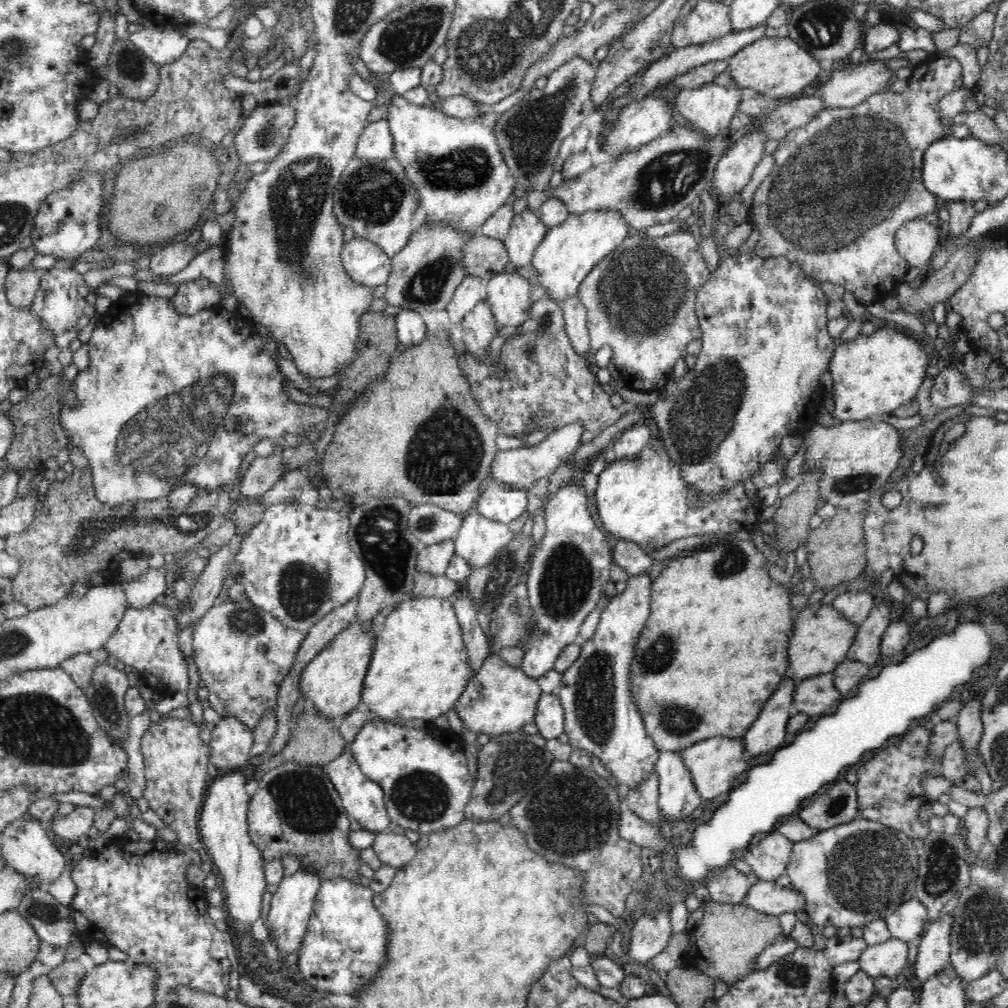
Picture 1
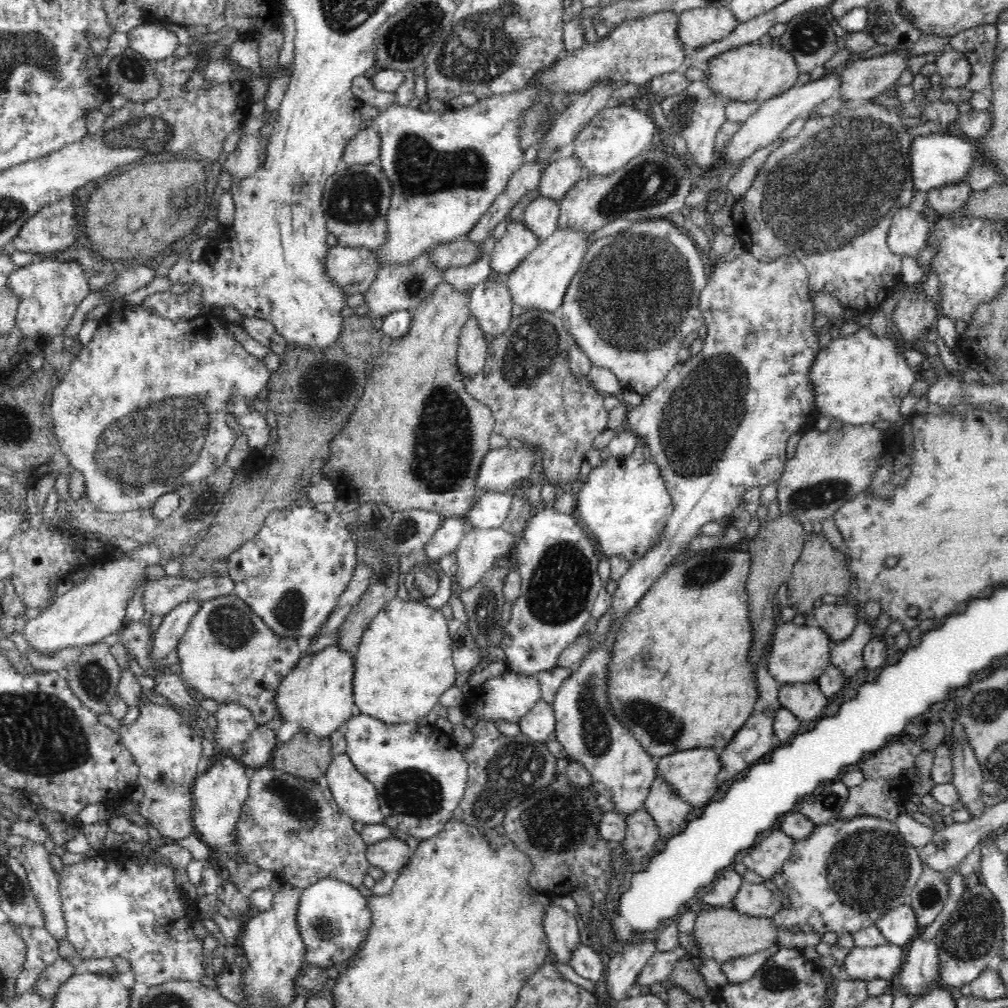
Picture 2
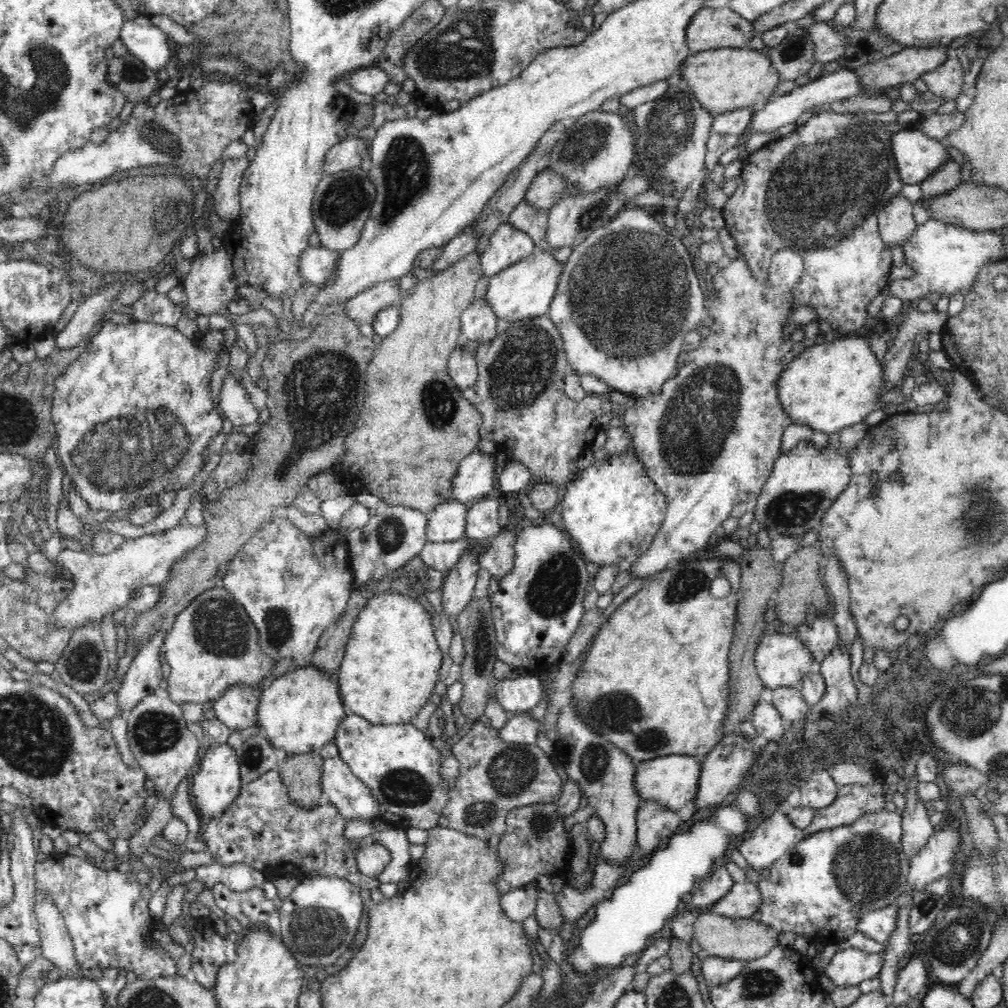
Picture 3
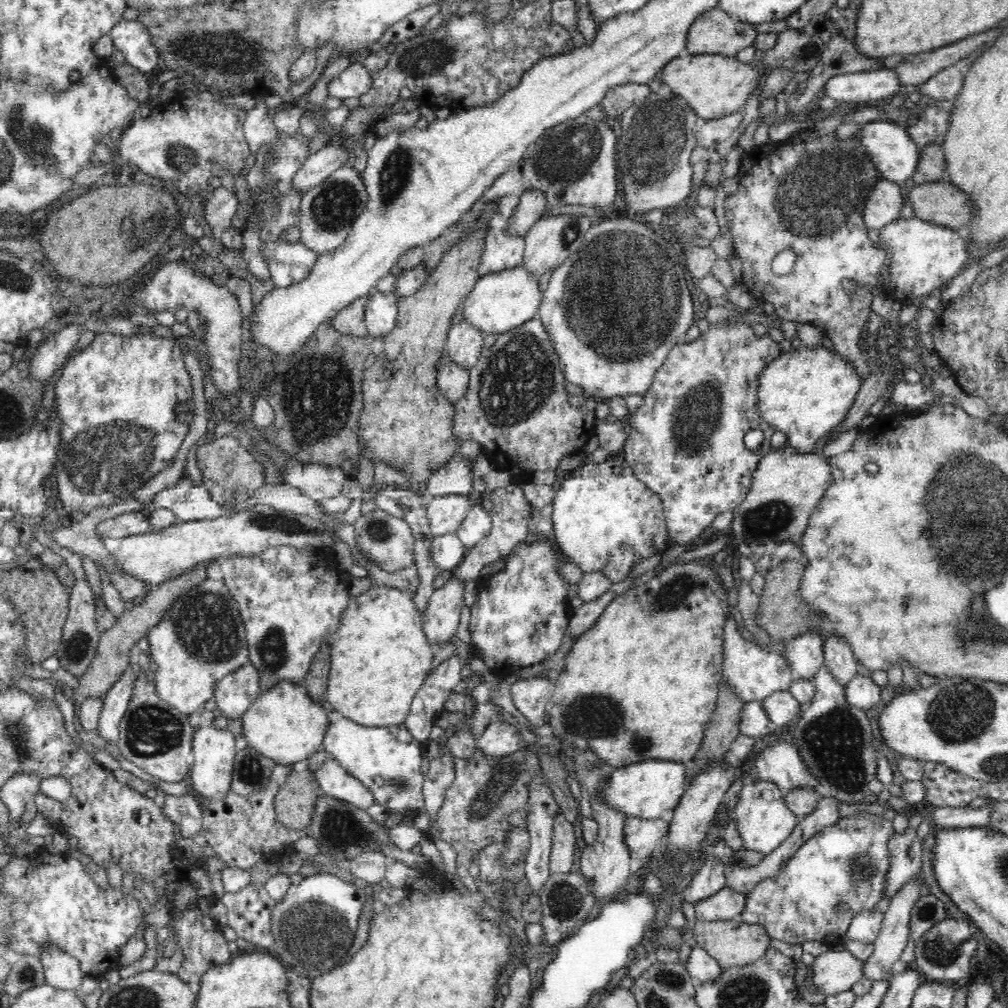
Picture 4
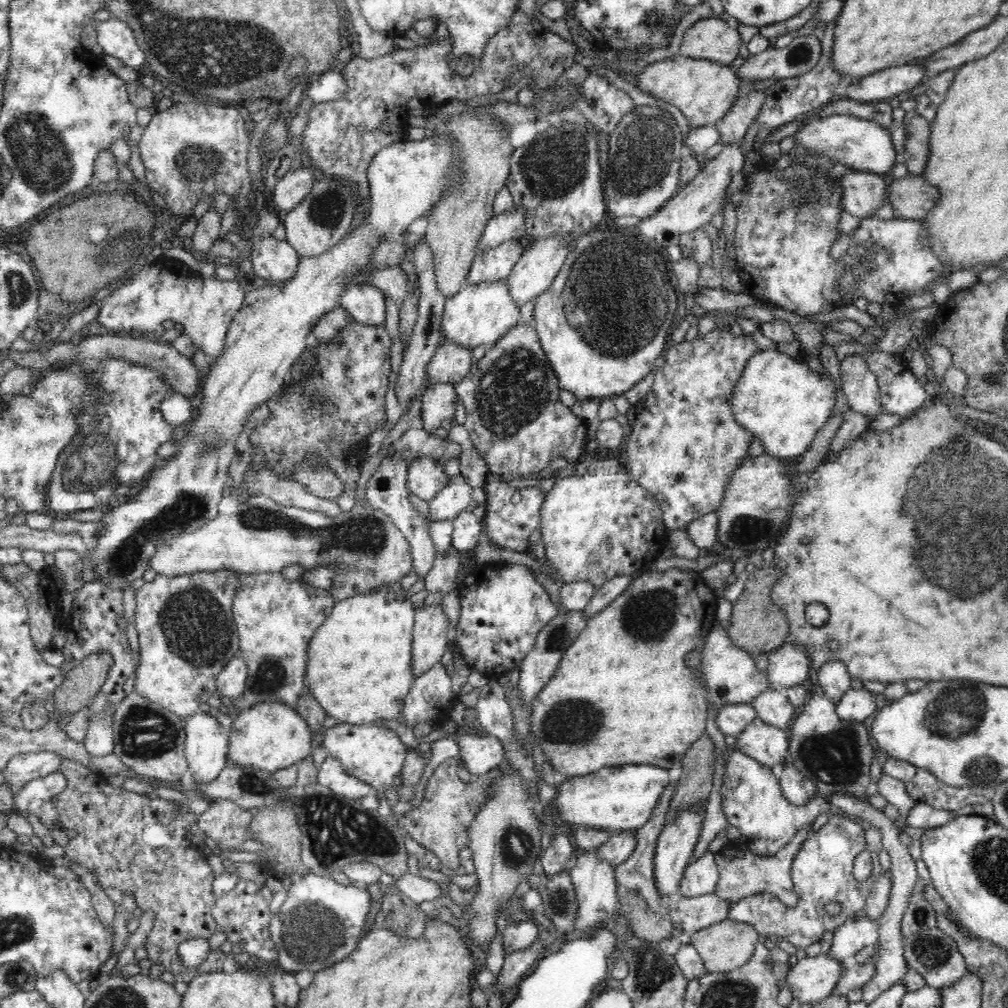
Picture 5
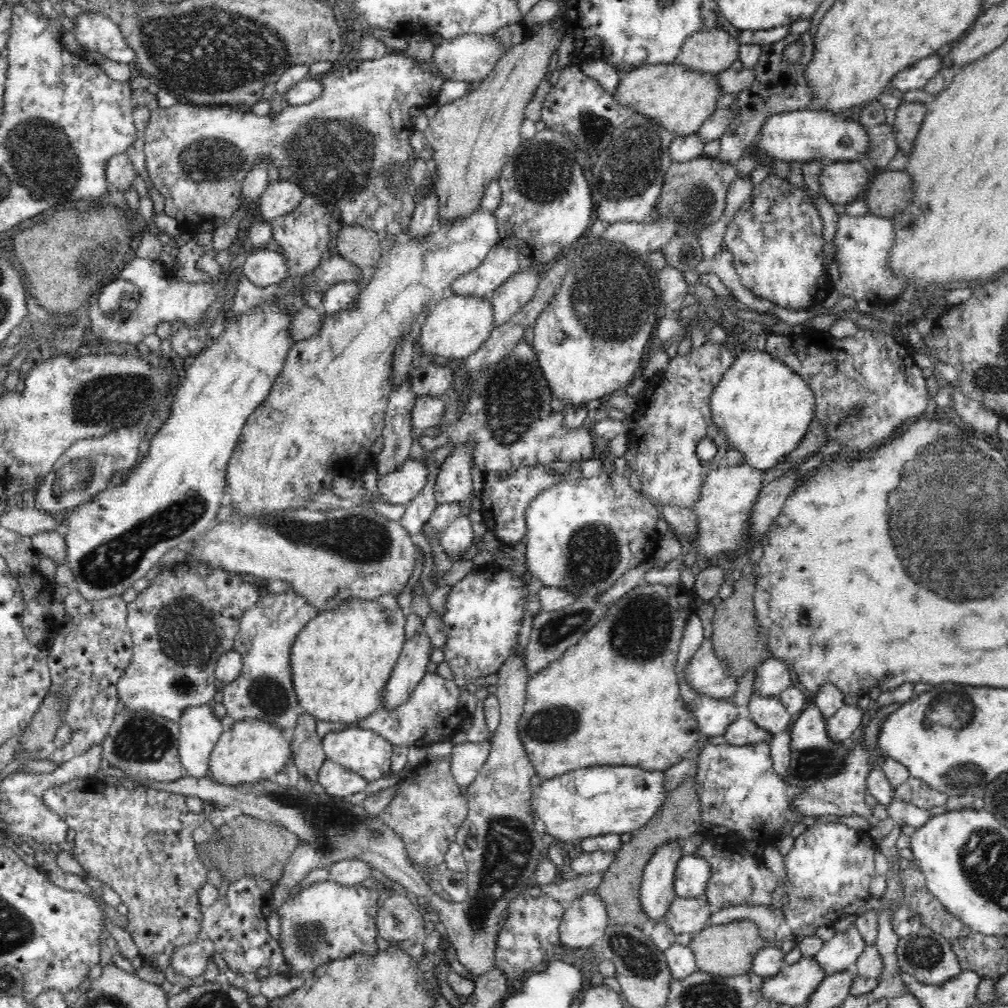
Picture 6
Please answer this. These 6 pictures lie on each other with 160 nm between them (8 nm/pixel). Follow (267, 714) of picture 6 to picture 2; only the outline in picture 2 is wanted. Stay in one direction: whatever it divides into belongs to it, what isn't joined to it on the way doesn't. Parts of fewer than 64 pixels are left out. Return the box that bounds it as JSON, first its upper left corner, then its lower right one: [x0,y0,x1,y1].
[228,503,358,642]

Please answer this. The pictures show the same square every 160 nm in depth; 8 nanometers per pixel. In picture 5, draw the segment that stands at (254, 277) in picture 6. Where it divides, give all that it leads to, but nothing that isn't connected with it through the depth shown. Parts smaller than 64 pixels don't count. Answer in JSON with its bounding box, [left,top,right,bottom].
[250,237,301,284]

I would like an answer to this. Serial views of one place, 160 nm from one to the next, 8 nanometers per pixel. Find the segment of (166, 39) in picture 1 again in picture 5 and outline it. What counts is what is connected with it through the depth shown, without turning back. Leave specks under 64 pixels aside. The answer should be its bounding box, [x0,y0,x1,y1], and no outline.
[96,18,147,71]

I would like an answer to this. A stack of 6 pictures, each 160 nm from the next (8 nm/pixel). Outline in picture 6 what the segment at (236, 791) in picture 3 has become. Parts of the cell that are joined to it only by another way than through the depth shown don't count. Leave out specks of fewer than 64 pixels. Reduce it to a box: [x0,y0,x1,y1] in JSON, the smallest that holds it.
[178,704,222,777]

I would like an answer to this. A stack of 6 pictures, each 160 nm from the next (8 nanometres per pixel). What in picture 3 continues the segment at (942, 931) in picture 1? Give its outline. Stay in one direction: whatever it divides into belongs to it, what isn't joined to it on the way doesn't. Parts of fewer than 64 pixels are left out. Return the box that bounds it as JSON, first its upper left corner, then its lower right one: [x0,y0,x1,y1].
[890,954,930,1006]

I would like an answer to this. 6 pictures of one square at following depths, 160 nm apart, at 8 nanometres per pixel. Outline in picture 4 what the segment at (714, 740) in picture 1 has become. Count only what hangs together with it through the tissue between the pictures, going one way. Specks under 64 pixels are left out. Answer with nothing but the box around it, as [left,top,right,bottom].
[602,760,688,819]

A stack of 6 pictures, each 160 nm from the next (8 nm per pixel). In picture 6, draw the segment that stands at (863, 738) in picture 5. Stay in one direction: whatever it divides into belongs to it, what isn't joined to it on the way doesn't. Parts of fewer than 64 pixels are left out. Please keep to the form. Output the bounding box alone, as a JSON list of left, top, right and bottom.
[786,705,854,788]

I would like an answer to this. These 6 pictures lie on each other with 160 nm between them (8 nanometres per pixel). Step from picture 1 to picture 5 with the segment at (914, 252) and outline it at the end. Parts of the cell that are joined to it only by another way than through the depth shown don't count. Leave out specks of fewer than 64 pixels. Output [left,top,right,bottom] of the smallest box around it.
[842,171,888,220]

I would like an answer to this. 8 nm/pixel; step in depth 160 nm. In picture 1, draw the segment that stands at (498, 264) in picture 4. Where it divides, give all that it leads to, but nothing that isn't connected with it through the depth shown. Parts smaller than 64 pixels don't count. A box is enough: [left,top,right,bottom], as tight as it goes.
[504,204,549,269]

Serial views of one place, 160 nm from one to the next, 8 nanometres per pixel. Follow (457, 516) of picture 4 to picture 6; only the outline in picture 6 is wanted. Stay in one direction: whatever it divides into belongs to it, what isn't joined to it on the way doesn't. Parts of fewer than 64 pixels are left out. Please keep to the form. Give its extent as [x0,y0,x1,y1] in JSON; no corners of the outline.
[434,444,473,506]

